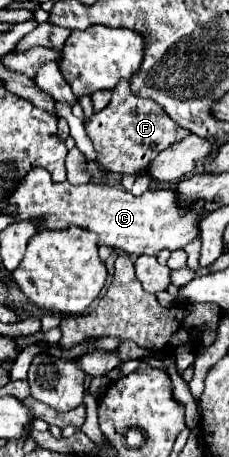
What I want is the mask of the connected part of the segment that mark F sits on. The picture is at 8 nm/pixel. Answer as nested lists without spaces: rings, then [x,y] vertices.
[[[119,81],[117,89],[113,89],[111,103],[85,123],[85,131],[95,145],[99,161],[119,175],[143,173],[159,151],[189,135],[189,131],[179,127],[155,101],[135,97],[129,89],[129,81]]]

